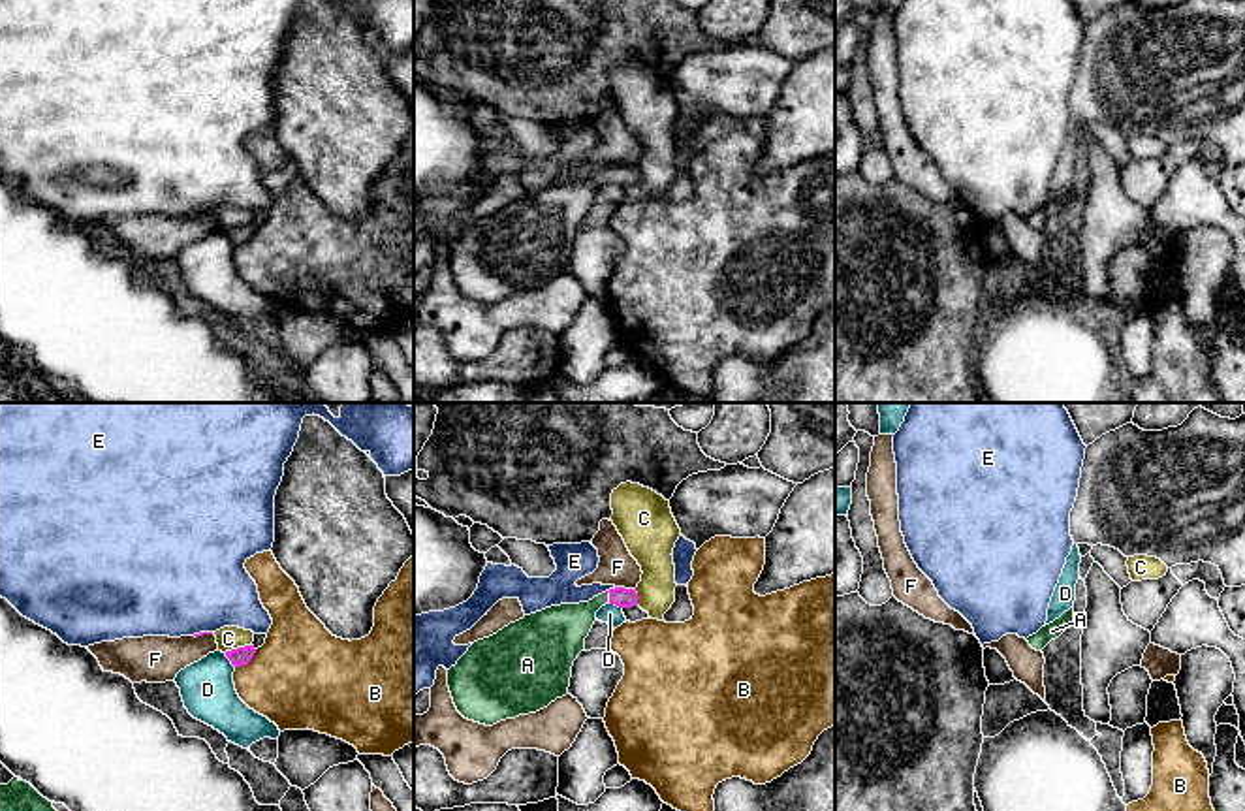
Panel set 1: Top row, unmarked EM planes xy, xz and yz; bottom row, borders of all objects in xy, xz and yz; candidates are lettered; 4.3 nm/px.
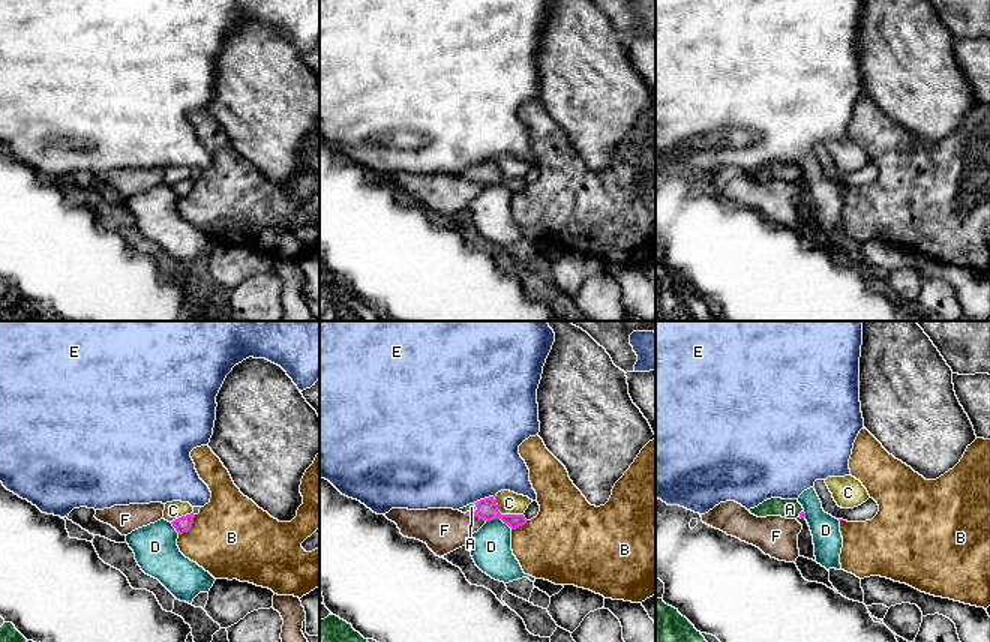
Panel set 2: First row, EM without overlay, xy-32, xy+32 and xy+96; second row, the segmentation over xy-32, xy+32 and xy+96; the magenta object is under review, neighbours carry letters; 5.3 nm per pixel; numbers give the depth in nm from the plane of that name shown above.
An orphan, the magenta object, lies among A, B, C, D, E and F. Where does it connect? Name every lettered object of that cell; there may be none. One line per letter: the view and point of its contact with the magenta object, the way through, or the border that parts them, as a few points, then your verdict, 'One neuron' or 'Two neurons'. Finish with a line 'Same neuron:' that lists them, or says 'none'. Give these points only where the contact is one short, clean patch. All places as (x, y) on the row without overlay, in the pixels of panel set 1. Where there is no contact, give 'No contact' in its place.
A: Touches magenta at xz (610, 175). Path across: xz (621, 175), (610, 175), (598, 179), (561, 207). One neuron
B: Touches magenta at xy (247, 241). Two neurons
C: Touches magenta at xy (237, 226). Boundary: xy (251, 222), (224, 230). Two neurons
D: Touches magenta at xy (230, 238). Two neurons
E: Touches magenta at xz (610, 168). Two neurons
F: Touches magenta at xz (623, 166). Two neurons
Same neuron: A

